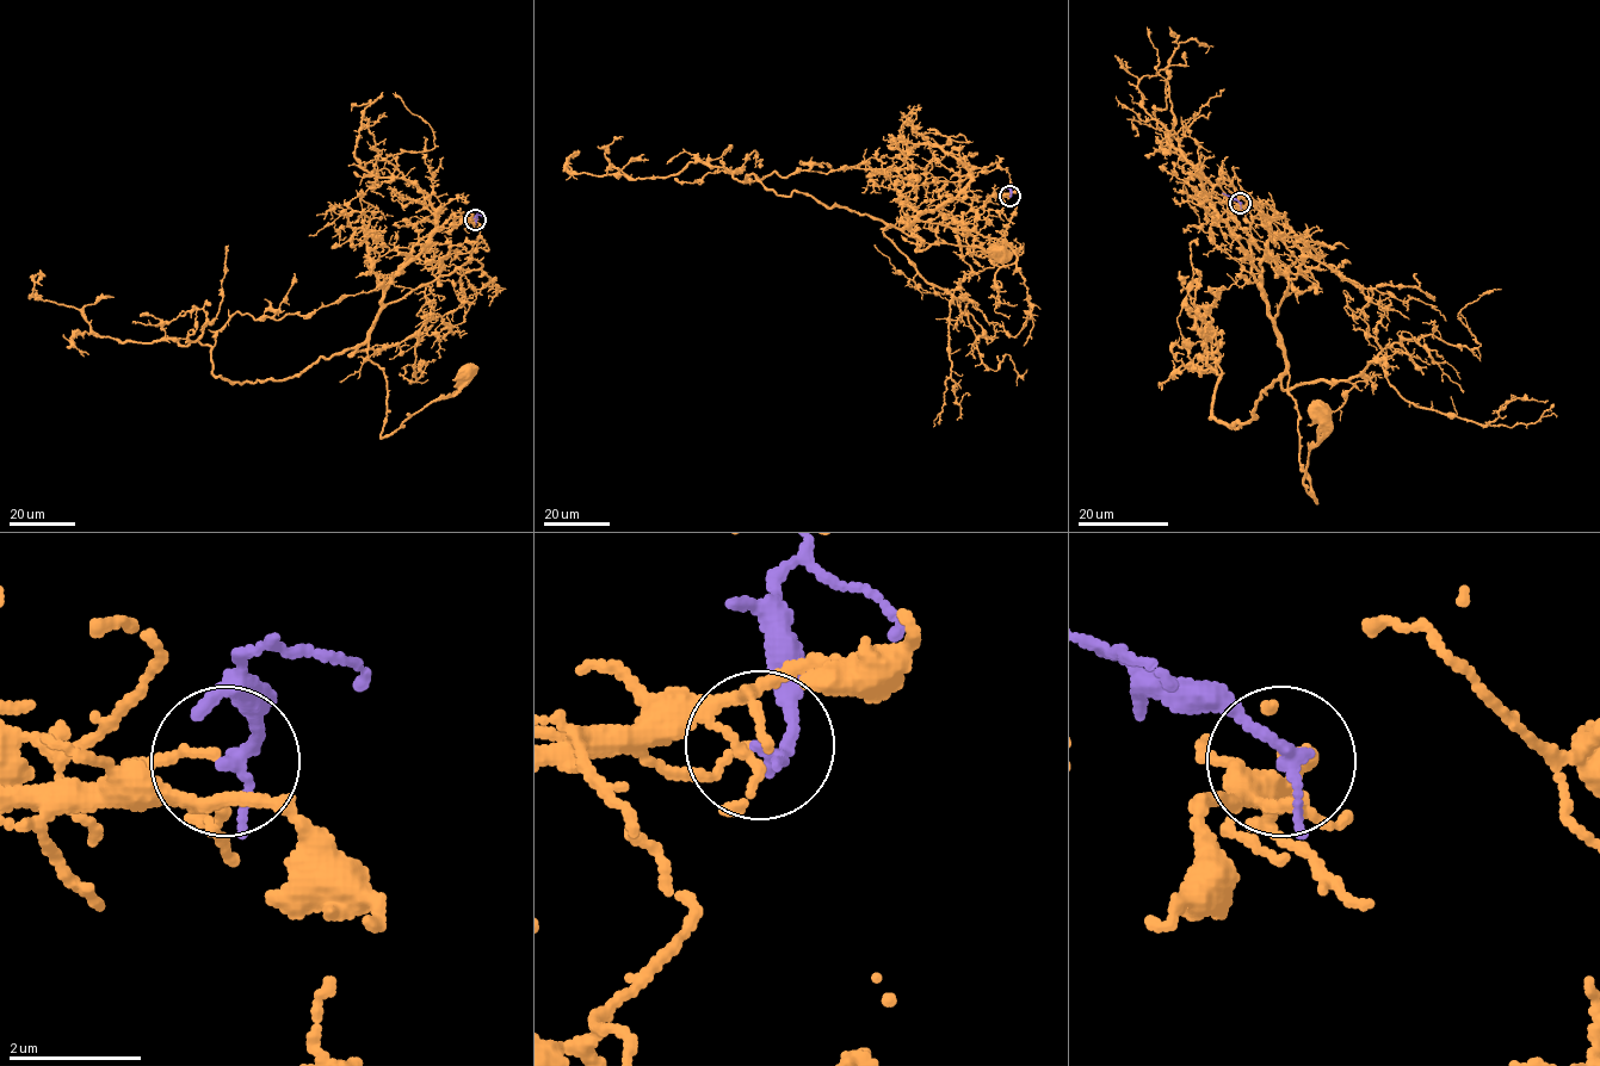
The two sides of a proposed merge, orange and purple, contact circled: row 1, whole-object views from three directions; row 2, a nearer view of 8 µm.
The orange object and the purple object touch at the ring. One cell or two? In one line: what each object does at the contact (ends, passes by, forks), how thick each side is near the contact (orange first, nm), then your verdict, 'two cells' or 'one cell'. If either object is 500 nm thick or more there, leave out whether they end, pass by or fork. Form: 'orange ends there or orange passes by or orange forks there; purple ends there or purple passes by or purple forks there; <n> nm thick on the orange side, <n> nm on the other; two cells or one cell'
orange ends there; purple passes by; 120 nm thick on the orange side, 160 nm on the other; two cells

